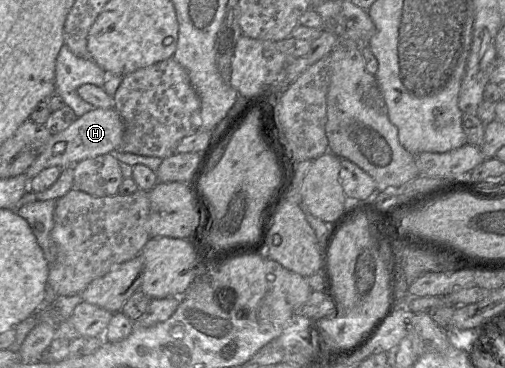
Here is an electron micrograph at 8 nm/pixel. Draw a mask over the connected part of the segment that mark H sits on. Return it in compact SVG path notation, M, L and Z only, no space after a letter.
M95 108L78 117L67 129L52 135L41 154L25 172L28 180L50 167L66 168L119 148L124 134L124 123L115 108Z

